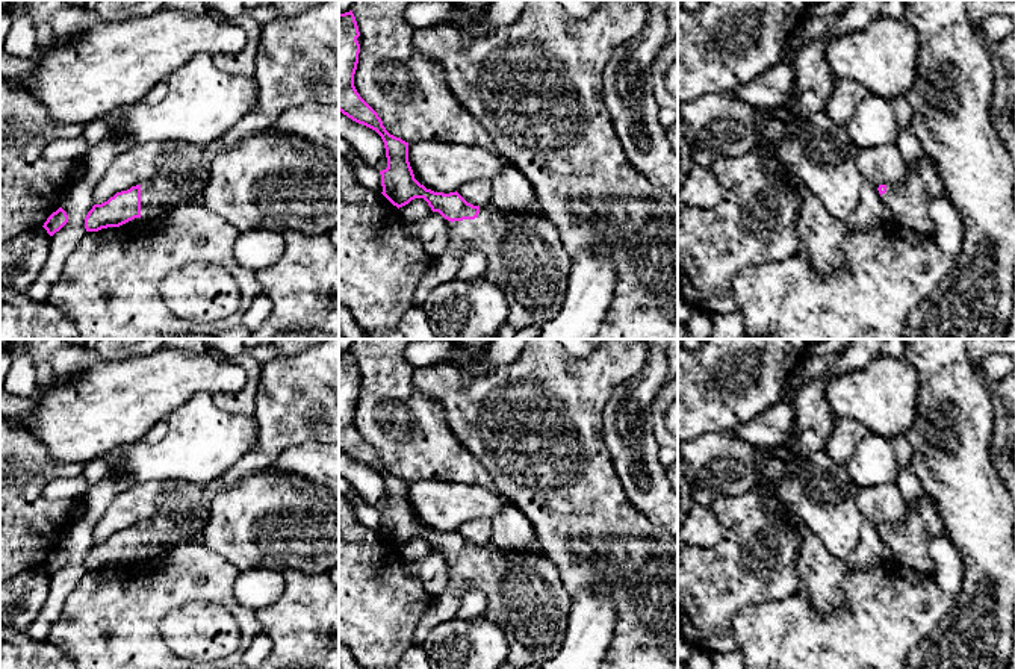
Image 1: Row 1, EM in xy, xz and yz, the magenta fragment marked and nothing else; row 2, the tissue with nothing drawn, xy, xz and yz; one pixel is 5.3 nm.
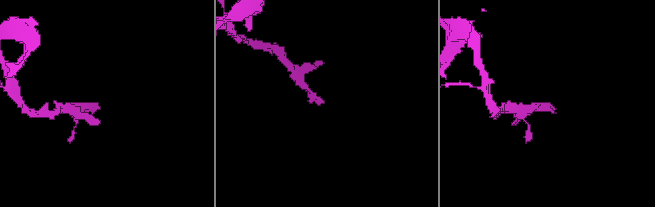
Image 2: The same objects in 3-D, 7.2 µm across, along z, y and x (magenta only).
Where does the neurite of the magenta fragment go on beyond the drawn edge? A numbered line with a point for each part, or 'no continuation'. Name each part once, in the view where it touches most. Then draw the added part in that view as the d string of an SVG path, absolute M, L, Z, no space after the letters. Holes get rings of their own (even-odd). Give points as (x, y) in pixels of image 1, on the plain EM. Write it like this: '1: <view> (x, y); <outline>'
1: xz (525, 597); M480 545L475 559L448 560L449 583L421 618L414 643L422 646L439 624L454 619L461 596L480 589L487 599L486 616L504 630L507 663L514 669L543 664L561 648L572 596L558 568L546 555L520 554Z

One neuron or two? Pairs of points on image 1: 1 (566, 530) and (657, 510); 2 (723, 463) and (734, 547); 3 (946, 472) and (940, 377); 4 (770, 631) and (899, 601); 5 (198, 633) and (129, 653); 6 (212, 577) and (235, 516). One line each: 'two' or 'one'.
1: two
2: two
3: one
4: one
5: two
6: two

